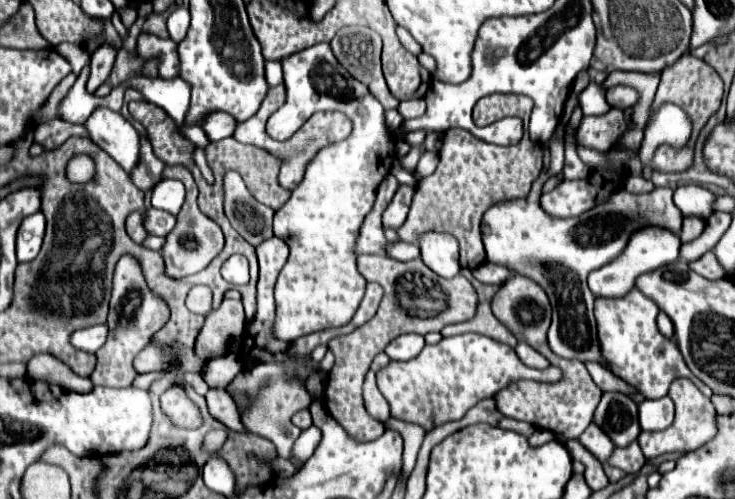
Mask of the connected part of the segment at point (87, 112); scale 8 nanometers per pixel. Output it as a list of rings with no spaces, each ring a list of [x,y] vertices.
[[[89,64],[83,68],[77,82],[71,86],[67,96],[59,104],[59,118],[73,124],[84,124],[96,108],[109,108],[119,110],[123,104],[123,86],[113,90],[105,98],[89,94],[86,90],[86,83],[89,77]]]

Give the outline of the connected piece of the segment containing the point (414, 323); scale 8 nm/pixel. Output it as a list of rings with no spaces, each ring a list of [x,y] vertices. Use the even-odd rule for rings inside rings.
[[[359,256],[357,268],[365,280],[373,280],[383,286],[383,300],[377,314],[365,322],[361,328],[347,336],[337,336],[329,342],[329,350],[335,354],[335,366],[327,376],[325,386],[325,406],[329,414],[343,426],[343,430],[357,442],[375,440],[385,432],[383,422],[375,420],[363,402],[363,380],[377,354],[401,334],[415,332],[439,332],[447,324],[457,324],[471,320],[477,312],[477,292],[465,276],[455,276],[455,280],[443,280],[431,272],[423,260],[399,262],[389,256]]]

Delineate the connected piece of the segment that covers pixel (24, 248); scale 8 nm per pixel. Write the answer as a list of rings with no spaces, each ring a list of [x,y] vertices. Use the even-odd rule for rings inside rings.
[[[41,212],[27,216],[17,232],[17,260],[29,262],[39,254],[45,234],[45,216]]]

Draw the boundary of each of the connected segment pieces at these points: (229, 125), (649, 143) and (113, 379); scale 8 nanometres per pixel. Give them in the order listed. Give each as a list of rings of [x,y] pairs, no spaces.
[[[215,112],[215,116],[207,118],[207,124],[203,124],[203,130],[205,130],[209,142],[217,142],[217,140],[223,140],[223,138],[229,138],[231,132],[235,130],[235,124],[237,122],[231,116]]]
[[[663,104],[659,112],[651,118],[645,128],[645,138],[639,150],[643,162],[643,178],[651,178],[651,170],[647,168],[647,160],[651,160],[651,152],[659,144],[669,144],[677,149],[682,148],[692,133],[692,124],[689,114],[675,104]]]
[[[125,254],[117,266],[113,276],[113,296],[111,296],[111,308],[109,308],[109,338],[99,348],[97,354],[97,366],[91,374],[93,386],[111,386],[111,388],[123,388],[131,386],[137,372],[133,368],[135,356],[151,342],[155,332],[163,328],[163,324],[169,320],[169,306],[167,302],[155,294],[141,270],[141,262],[135,256]]]

